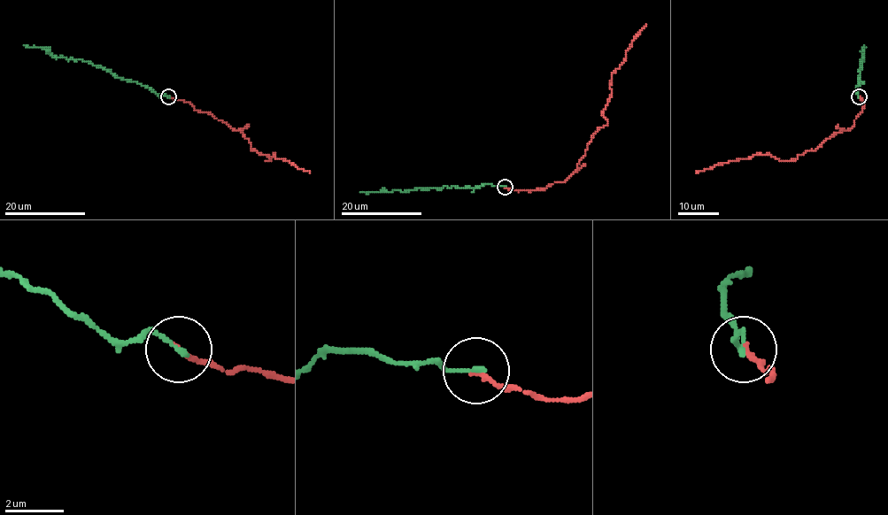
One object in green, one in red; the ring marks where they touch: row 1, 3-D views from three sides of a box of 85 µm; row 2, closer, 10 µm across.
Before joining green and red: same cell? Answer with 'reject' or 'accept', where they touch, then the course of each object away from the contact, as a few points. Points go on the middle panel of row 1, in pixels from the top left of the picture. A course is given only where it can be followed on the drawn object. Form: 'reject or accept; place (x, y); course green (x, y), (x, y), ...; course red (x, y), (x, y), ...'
accept; place (505, 187); course green (505, 187), (483, 184), (459, 188), (447, 187), (388, 192), (359, 191); course red (505, 187), (544, 189), (576, 169), (591, 135), (607, 123), (602, 111), (611, 96), (611, 75), (645, 23)

